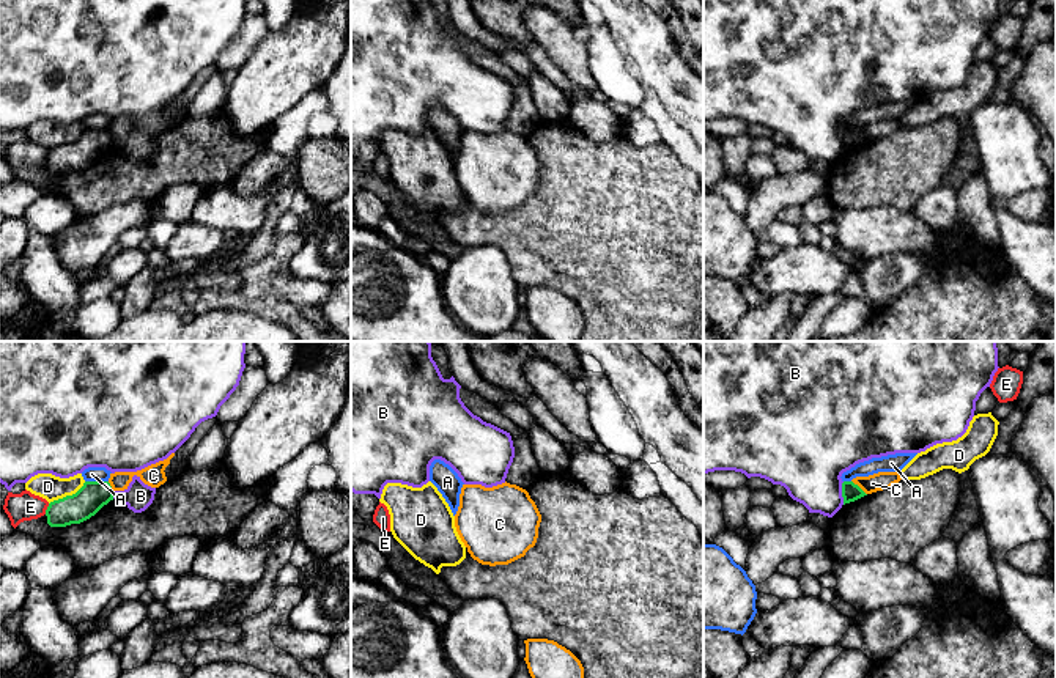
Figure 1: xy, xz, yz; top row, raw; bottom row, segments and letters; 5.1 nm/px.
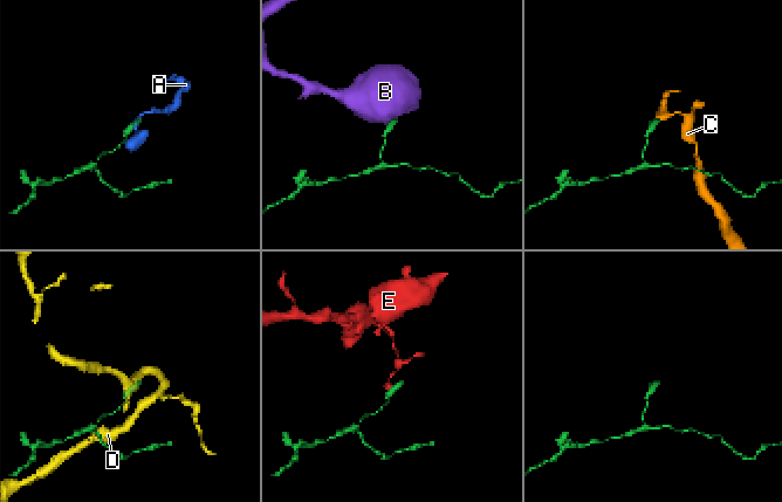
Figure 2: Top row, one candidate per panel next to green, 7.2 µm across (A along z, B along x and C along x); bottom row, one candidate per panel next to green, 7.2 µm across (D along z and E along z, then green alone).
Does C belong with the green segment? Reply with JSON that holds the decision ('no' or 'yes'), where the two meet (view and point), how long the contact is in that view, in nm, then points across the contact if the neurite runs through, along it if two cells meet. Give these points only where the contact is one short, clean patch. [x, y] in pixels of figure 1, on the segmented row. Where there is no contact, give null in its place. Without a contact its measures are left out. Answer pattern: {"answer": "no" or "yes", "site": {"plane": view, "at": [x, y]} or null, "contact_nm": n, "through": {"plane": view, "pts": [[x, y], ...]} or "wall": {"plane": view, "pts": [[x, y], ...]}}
{"answer": "no", "site": {"plane": "yz", "at": [860, 488]}, "contact_nm": 110, "wall": {"plane": "yz", "pts": [[852, 480], [866, 494]]}}

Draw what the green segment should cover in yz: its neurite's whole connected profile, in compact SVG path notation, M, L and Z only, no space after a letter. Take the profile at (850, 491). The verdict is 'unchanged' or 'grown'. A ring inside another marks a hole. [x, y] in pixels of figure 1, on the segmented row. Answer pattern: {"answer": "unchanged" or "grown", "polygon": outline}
{"answer": "unchanged", "polygon": "M844 481L842 483L842 497L844 497L844 505L855 502L861 497L867 496L858 485L853 481Z"}

